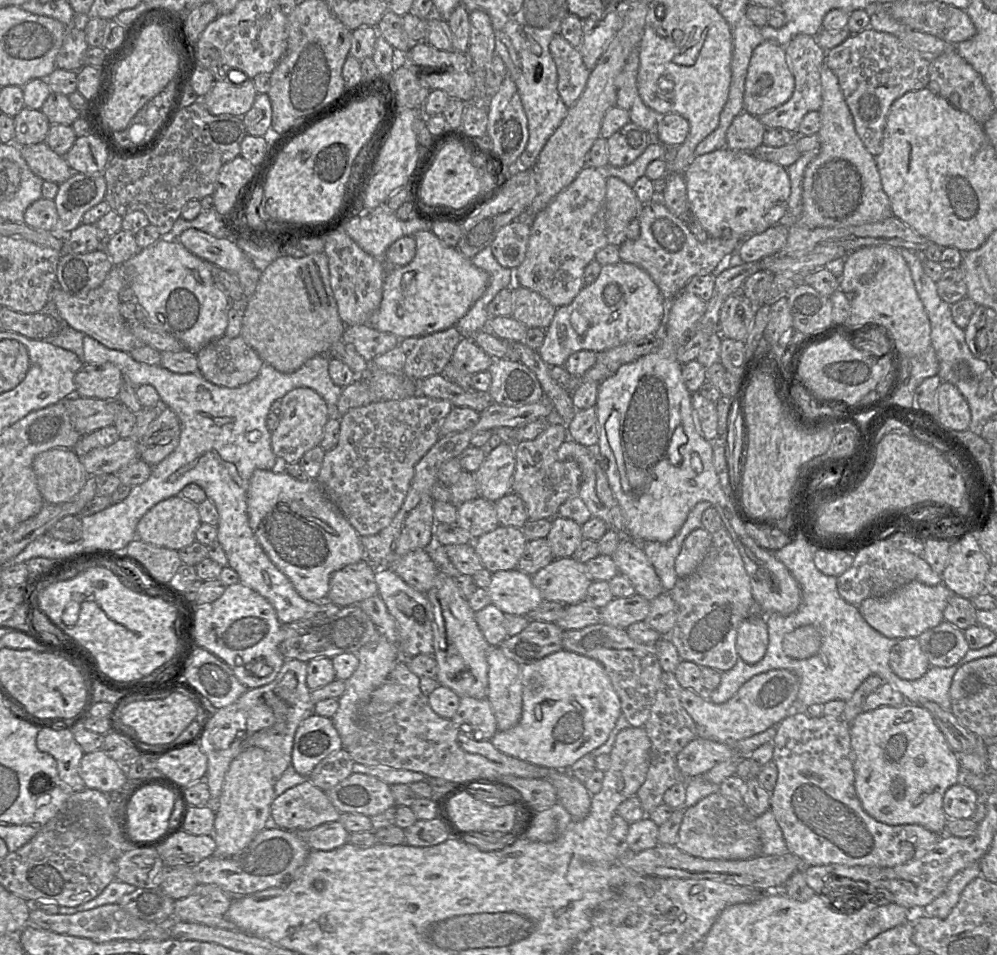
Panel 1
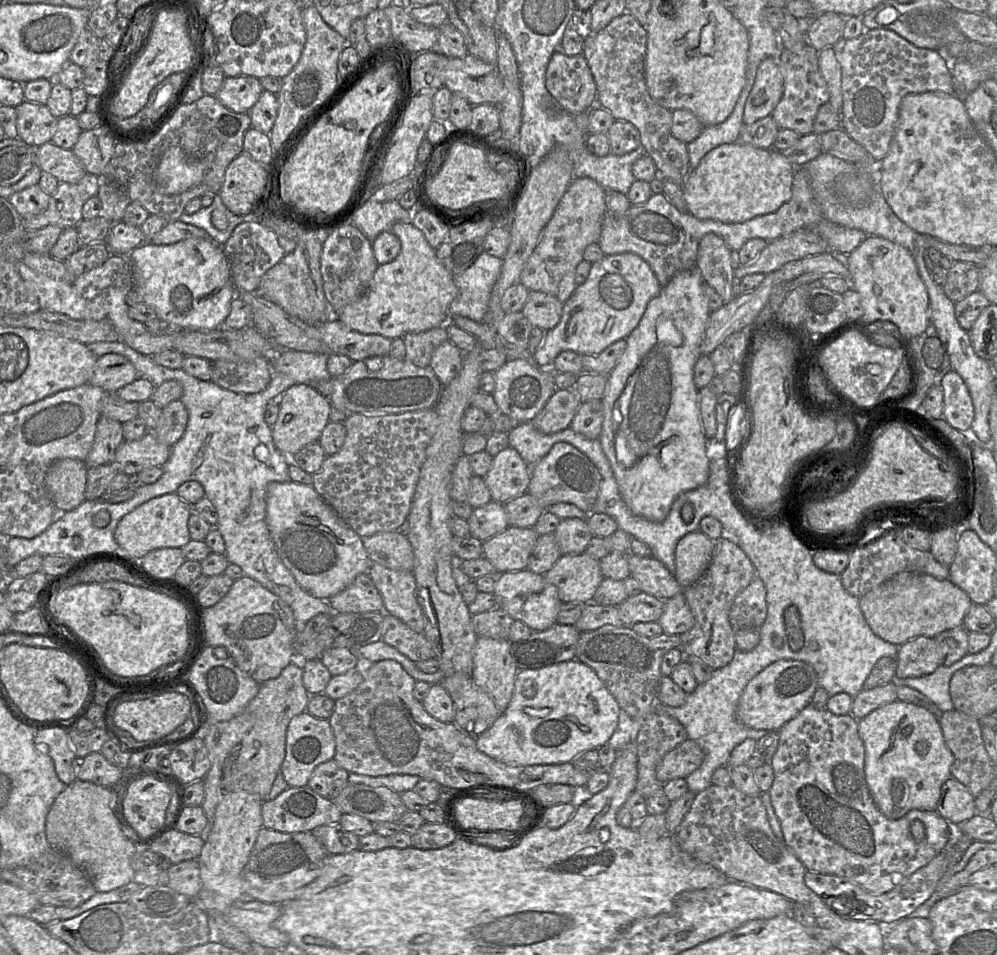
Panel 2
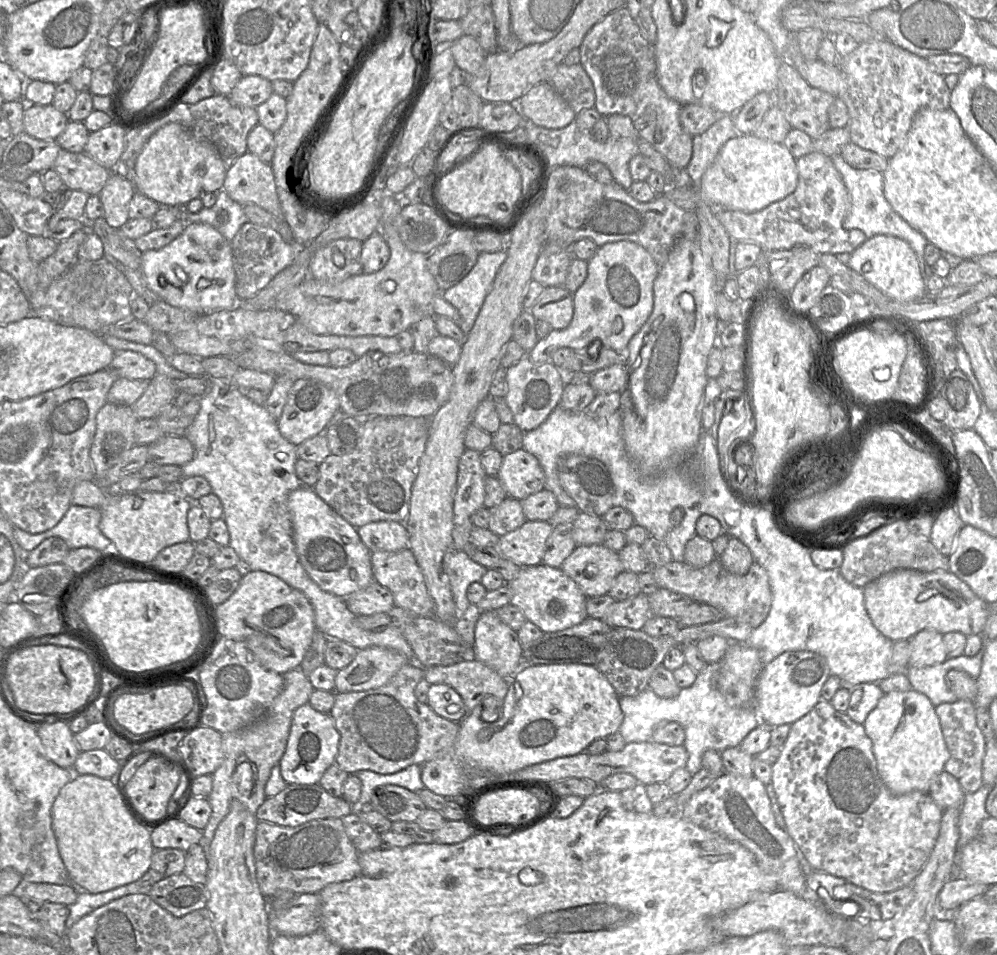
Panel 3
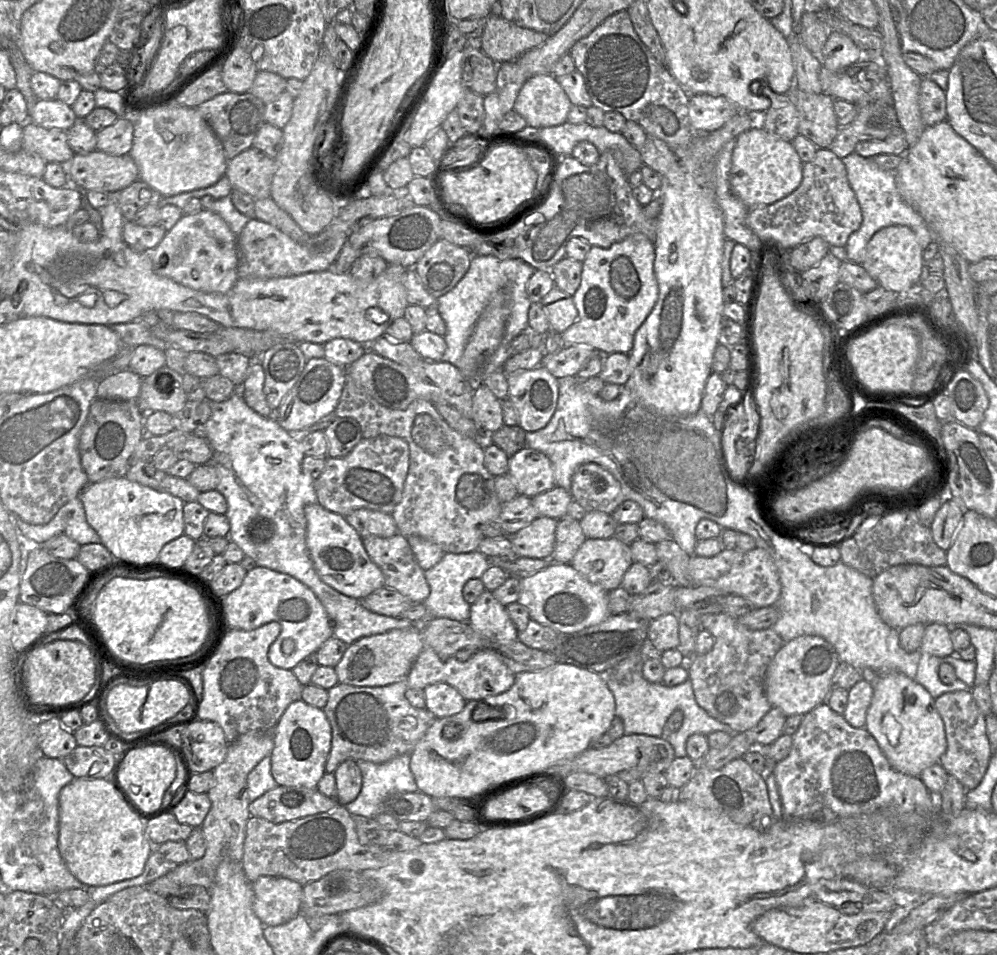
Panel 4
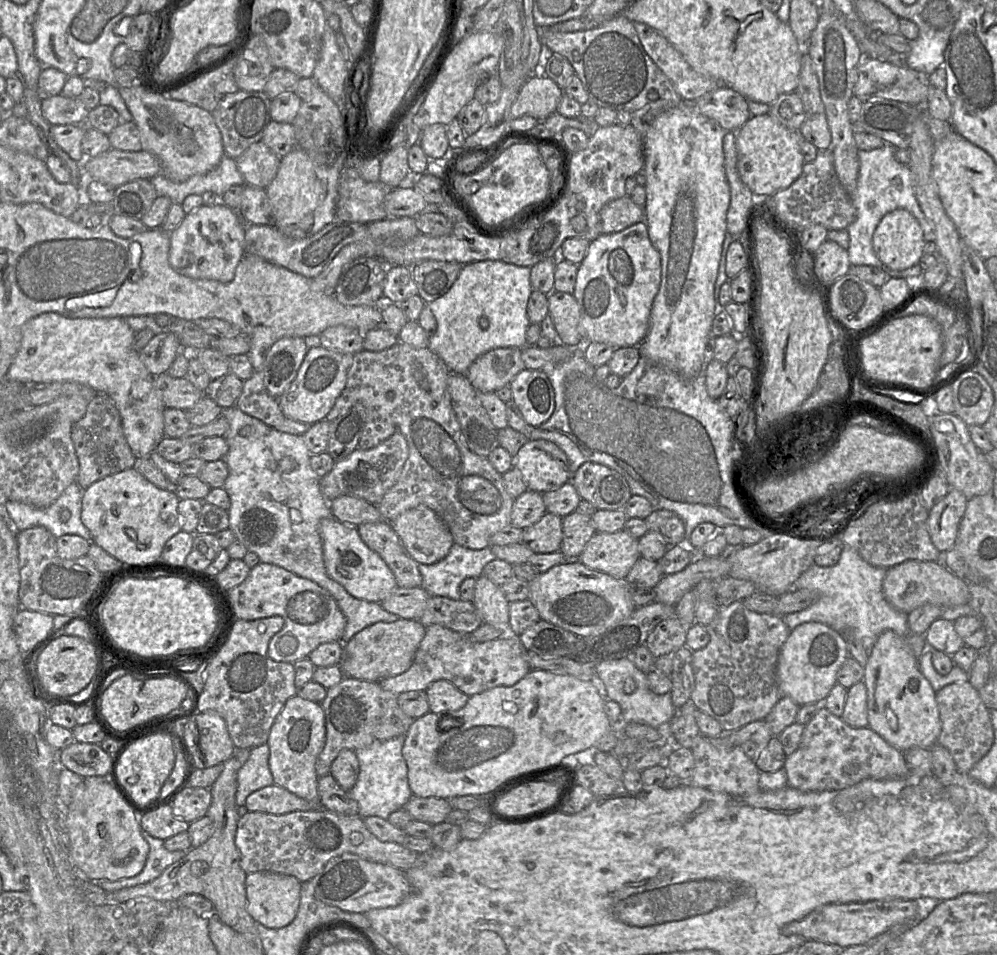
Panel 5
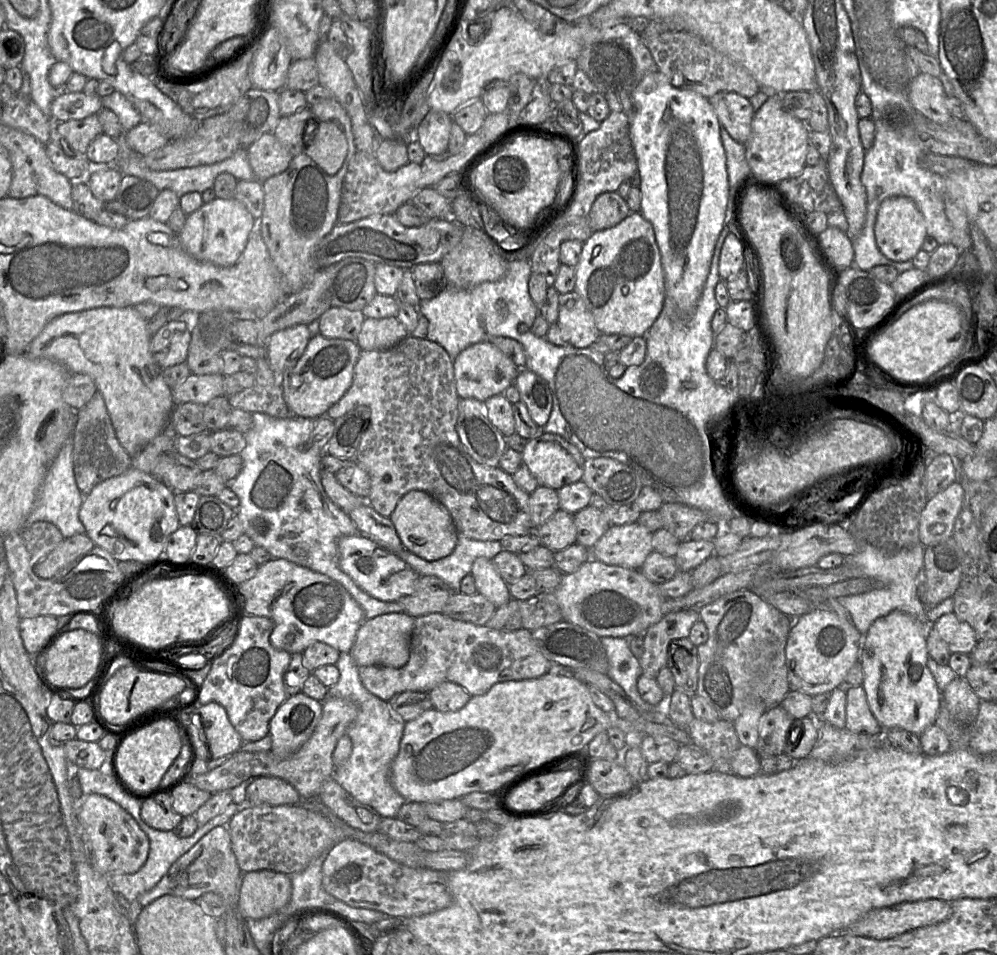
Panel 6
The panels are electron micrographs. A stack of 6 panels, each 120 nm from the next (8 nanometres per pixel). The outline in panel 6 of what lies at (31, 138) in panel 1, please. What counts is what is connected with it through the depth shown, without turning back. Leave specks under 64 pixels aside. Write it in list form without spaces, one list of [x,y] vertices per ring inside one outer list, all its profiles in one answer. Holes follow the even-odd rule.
[[[58,92],[51,104],[51,115],[59,122],[80,120],[98,113],[102,106],[99,95],[87,95],[82,92]]]

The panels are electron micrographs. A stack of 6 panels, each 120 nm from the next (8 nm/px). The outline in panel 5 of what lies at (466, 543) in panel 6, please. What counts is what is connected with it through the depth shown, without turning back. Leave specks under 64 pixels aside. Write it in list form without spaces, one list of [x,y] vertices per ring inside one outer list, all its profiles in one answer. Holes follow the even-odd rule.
[[[454,543],[444,559],[434,564],[418,564],[422,587],[431,597],[460,600],[463,580],[480,577],[484,567],[494,559],[490,547],[473,550]]]

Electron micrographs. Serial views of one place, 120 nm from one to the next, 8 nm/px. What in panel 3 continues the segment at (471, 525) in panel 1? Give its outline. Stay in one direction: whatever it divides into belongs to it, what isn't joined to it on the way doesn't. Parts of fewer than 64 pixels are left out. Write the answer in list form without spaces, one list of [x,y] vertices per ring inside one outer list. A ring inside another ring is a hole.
[[[507,497],[499,505],[489,509],[488,529],[499,537],[514,531],[527,520],[524,516],[521,501]]]

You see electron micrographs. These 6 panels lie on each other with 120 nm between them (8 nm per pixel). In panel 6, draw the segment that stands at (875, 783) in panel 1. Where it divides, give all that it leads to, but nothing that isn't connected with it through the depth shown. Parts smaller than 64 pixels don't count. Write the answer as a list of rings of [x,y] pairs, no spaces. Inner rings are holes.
[[[894,610],[877,618],[869,627],[865,637],[861,635],[859,660],[862,664],[864,679],[862,687],[866,693],[869,708],[883,731],[901,728],[920,735],[933,725],[941,706],[941,691],[927,667],[927,632],[932,623],[926,617],[926,623],[919,623],[911,616]]]

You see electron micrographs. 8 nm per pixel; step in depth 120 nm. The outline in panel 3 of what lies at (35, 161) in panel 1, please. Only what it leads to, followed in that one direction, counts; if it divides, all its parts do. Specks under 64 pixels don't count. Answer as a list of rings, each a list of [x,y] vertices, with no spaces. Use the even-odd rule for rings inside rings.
[[[61,149],[52,167],[64,182],[64,187],[99,195],[112,174],[88,154]]]

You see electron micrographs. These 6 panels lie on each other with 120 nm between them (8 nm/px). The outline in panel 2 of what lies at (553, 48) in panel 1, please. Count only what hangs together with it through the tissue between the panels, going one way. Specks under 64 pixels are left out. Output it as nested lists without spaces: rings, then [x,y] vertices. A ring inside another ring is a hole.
[[[558,48],[546,70],[546,88],[573,116],[596,104],[596,82],[583,54],[567,56]]]

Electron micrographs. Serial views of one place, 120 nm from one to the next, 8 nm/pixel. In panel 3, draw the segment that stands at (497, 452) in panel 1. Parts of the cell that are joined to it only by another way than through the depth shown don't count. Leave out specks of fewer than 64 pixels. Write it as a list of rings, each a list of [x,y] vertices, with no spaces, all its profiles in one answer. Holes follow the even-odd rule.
[[[522,448],[503,456],[496,477],[508,497],[520,501],[545,489],[545,474],[538,459]]]

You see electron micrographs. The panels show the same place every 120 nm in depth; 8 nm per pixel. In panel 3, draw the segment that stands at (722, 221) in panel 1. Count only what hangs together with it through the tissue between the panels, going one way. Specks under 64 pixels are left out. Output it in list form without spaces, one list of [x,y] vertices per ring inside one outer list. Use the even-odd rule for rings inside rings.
[[[737,134],[720,149],[698,186],[668,187],[663,195],[688,212],[695,212],[699,201],[717,209],[757,212],[794,192],[798,183],[796,160],[782,143]]]

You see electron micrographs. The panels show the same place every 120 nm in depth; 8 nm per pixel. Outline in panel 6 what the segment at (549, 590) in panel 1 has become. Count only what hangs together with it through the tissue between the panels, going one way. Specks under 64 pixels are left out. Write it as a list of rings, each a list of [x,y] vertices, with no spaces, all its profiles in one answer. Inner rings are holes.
[[[637,522],[611,525],[590,550],[591,559],[639,570],[653,552],[652,535],[651,531]]]

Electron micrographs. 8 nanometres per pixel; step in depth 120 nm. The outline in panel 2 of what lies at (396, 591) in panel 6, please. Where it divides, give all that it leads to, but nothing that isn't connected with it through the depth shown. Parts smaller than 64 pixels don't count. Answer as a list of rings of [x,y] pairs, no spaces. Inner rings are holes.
[[[292,480],[271,482],[267,487],[266,523],[282,563],[299,586],[316,598],[328,601],[372,565],[362,537],[312,485]]]

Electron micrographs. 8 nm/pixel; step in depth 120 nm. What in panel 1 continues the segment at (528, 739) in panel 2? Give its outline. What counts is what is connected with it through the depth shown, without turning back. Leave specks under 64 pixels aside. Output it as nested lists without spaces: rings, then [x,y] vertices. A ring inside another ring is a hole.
[[[560,650],[552,653],[543,659],[540,659],[532,664],[521,666],[521,682],[522,682],[522,715],[513,728],[506,731],[497,731],[490,740],[492,745],[501,753],[516,759],[529,762],[536,766],[546,767],[549,769],[562,769],[564,771],[570,771],[570,767],[581,757],[592,752],[596,748],[603,745],[608,739],[611,731],[613,730],[616,721],[621,714],[621,703],[620,699],[615,692],[609,676],[607,675],[604,667],[598,661],[588,658],[583,655],[579,655],[574,652],[567,650]]]

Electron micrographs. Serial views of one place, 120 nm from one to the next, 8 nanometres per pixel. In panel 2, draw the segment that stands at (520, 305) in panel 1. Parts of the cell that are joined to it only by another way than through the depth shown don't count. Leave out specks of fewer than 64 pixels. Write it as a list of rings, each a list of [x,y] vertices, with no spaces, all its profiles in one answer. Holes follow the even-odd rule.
[[[530,290],[522,313],[533,327],[546,331],[553,329],[560,321],[564,303],[545,292]]]

